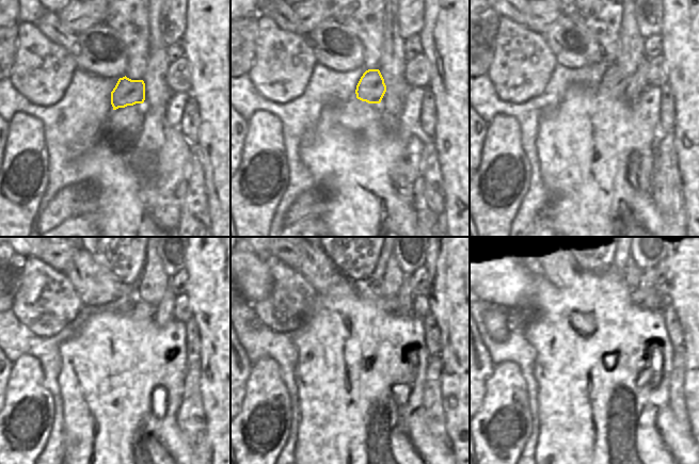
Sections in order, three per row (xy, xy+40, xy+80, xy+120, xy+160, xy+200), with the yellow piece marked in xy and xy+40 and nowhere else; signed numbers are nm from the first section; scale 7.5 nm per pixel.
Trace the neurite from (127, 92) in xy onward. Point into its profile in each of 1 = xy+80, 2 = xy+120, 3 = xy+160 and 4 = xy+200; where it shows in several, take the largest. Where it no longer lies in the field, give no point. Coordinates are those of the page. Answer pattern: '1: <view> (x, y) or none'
1: xy+80 (614, 82)
2: xy+120 (141, 312)
3: xy+160 (390, 304)
4: xy+200 (649, 299)

